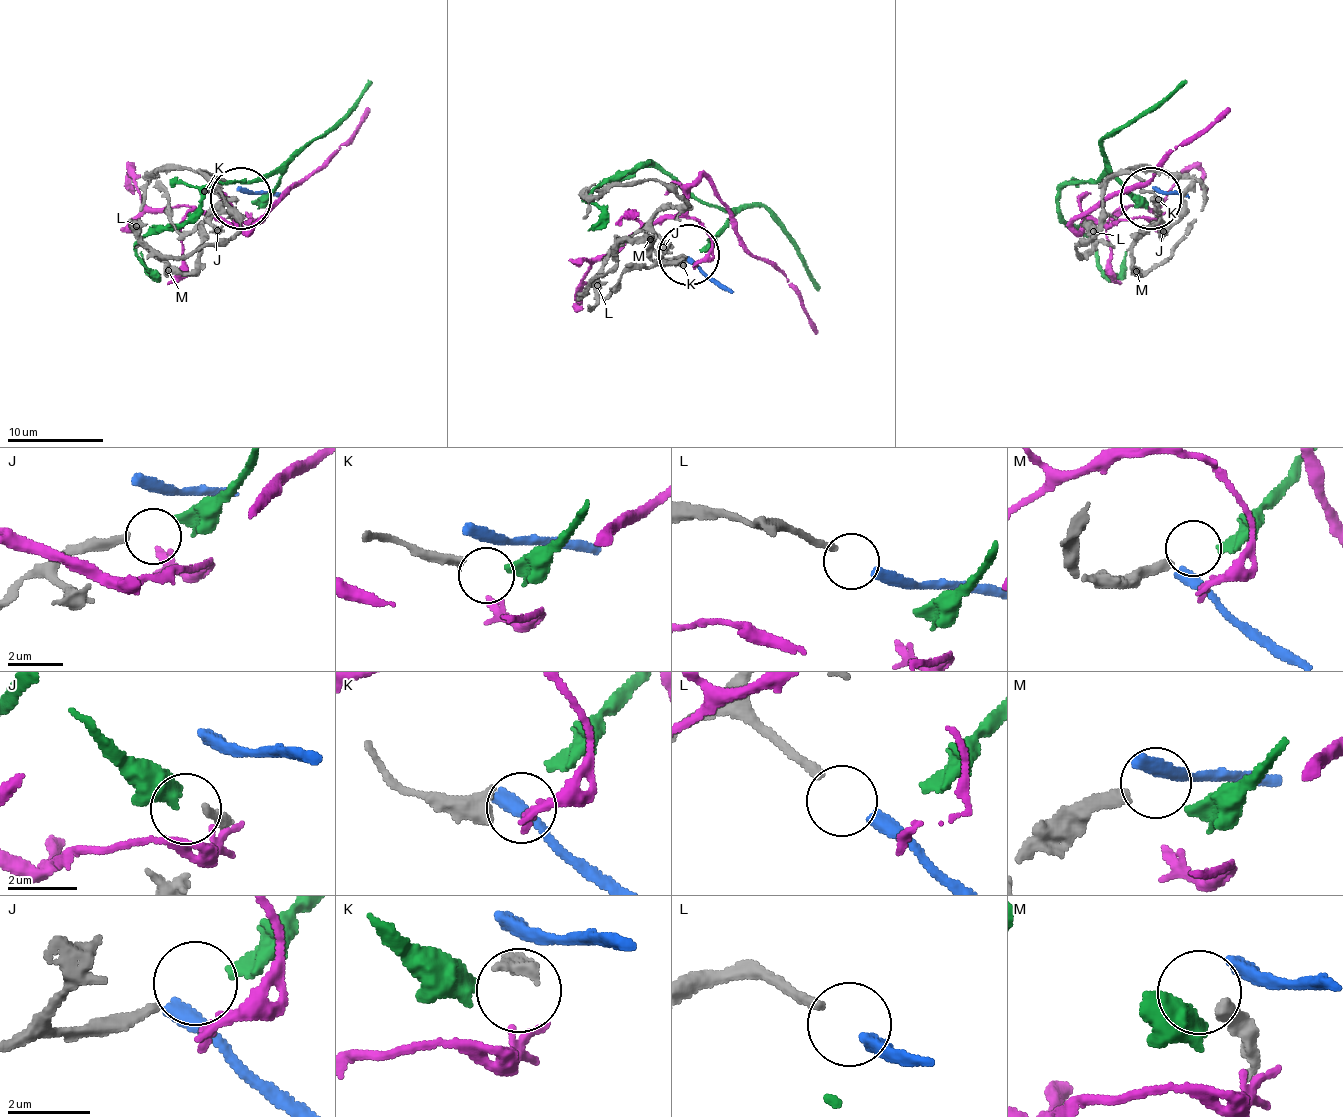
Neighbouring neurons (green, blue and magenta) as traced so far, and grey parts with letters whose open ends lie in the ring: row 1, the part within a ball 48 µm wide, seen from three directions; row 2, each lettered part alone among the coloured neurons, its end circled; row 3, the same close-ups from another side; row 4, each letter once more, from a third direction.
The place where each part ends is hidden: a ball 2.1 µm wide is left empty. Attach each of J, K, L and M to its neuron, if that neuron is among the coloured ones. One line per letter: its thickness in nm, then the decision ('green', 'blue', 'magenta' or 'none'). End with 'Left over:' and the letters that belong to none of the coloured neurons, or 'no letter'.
J: calibre 220 nm; green
K: calibre 440 nm; magenta
L: calibre 240 nm; blue
M: calibre 400 nm; none
Left over: M

